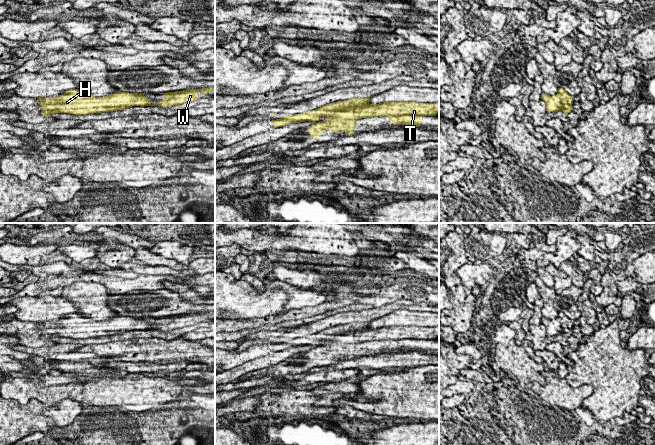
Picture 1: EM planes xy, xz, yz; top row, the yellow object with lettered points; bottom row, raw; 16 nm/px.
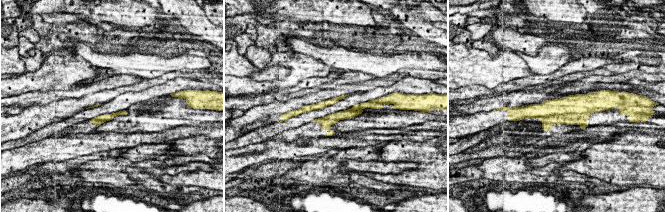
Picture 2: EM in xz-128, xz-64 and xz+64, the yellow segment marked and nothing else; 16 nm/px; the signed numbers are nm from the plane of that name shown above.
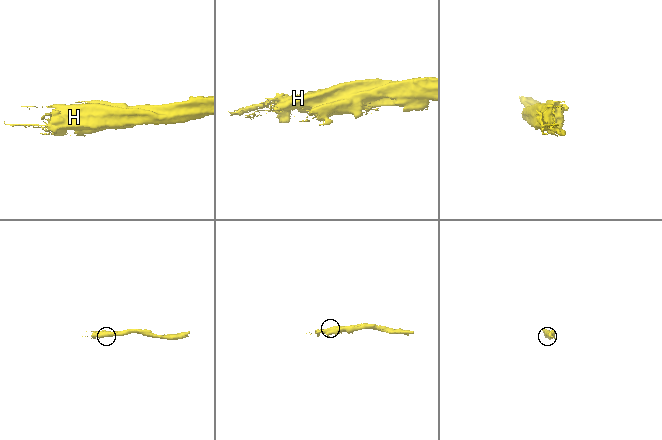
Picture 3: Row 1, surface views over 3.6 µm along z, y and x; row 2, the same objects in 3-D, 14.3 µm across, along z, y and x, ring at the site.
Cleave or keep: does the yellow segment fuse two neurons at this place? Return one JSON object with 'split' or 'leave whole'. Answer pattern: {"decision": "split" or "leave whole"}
{"decision": "split"}

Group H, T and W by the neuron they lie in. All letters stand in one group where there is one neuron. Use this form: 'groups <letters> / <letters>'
groups H T / W

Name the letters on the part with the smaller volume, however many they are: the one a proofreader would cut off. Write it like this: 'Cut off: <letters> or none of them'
Cut off: W

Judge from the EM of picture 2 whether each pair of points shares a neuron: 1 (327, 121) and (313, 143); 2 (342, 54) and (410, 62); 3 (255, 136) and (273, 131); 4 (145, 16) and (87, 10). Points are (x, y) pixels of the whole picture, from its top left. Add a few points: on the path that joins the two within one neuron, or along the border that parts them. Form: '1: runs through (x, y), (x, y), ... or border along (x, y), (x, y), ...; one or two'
1: border along (331, 135), (318, 137); two
2: runs through (359, 62), (393, 63); one
3: runs through (259, 135), (269, 131); one
4: runs through (131, 13), (101, 12); one

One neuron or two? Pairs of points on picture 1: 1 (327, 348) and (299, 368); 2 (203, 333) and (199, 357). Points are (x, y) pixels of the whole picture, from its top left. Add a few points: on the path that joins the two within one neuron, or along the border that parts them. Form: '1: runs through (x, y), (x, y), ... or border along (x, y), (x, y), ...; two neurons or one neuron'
1: runs through (320, 355), (306, 363); one neuron
2: border along (179, 337), (197, 342); two neurons

